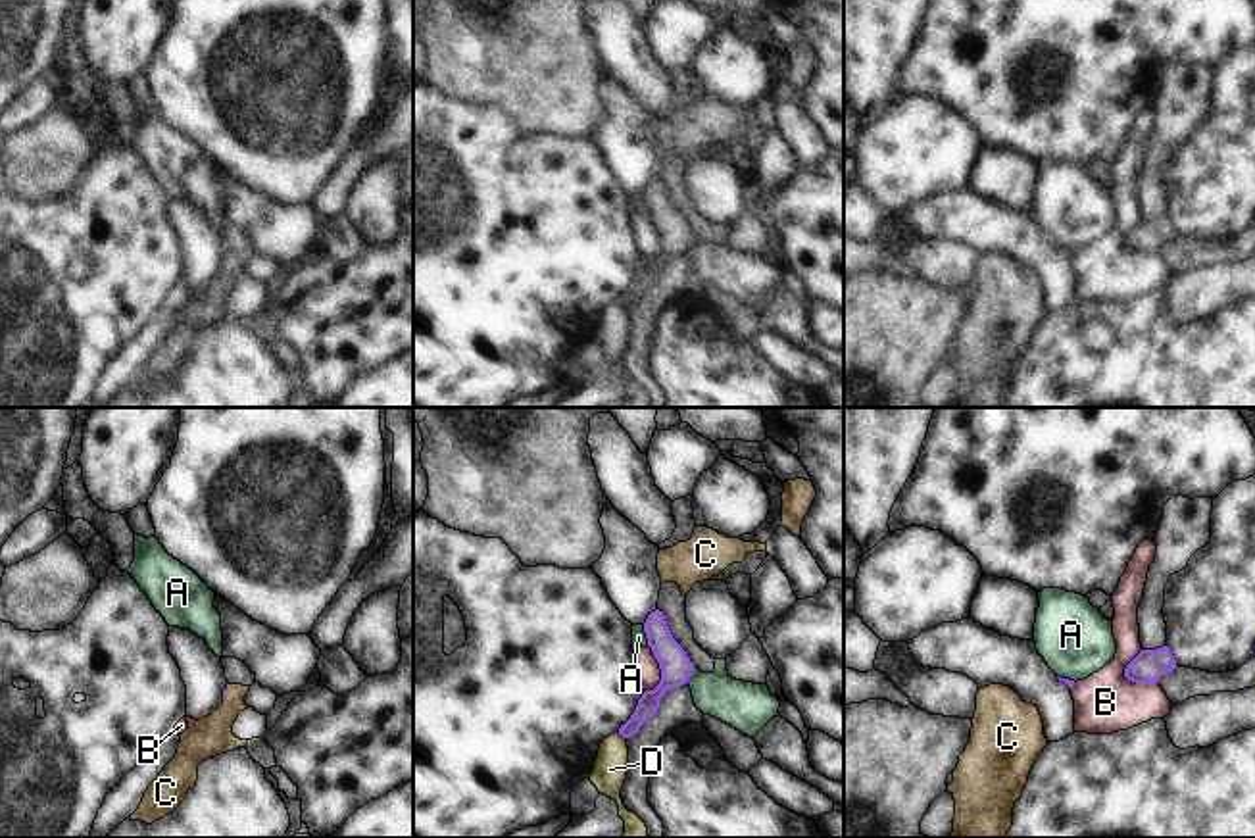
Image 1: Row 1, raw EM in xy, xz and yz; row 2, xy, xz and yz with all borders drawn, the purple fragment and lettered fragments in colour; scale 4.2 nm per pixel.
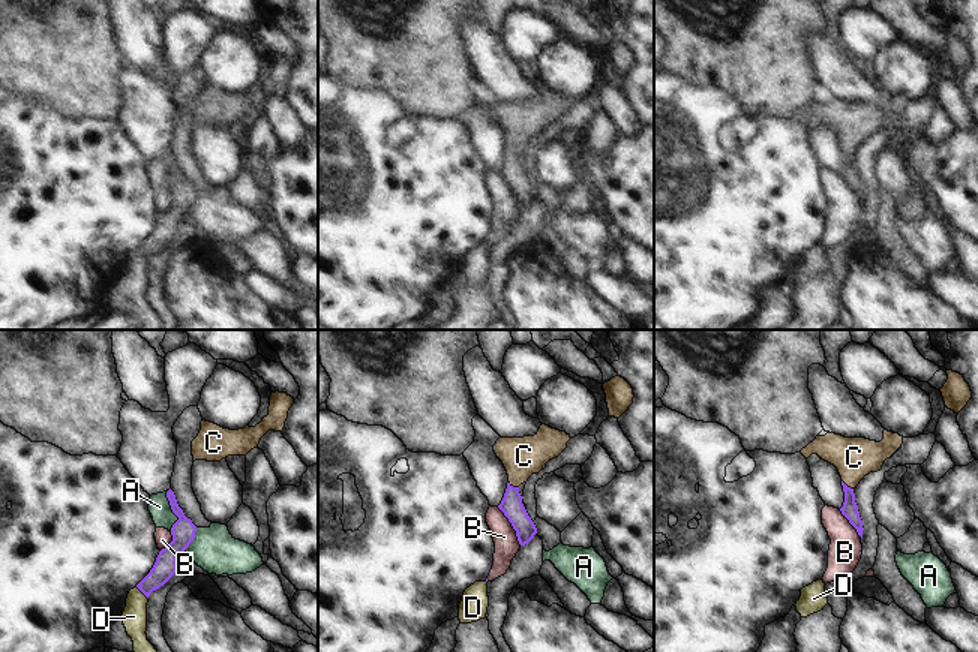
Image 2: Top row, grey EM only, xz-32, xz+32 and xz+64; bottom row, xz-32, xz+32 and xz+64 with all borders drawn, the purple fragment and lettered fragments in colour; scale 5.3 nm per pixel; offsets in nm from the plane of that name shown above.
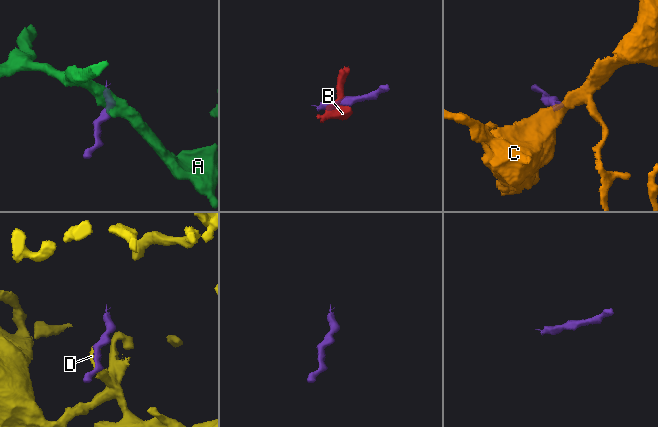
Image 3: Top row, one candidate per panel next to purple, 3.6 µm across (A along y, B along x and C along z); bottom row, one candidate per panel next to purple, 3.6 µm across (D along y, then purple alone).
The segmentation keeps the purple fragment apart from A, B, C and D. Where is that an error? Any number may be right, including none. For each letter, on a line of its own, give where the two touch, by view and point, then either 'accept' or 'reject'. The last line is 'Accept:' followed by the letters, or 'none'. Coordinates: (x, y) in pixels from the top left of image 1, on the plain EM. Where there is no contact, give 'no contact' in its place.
A: xz (646, 206) | reject
B: yz (1127, 246) | reject
C: xy (223, 262) | accept
D: xz (621, 304) | reject
Accept: C

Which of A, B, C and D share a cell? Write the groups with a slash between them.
A / B / C / D

